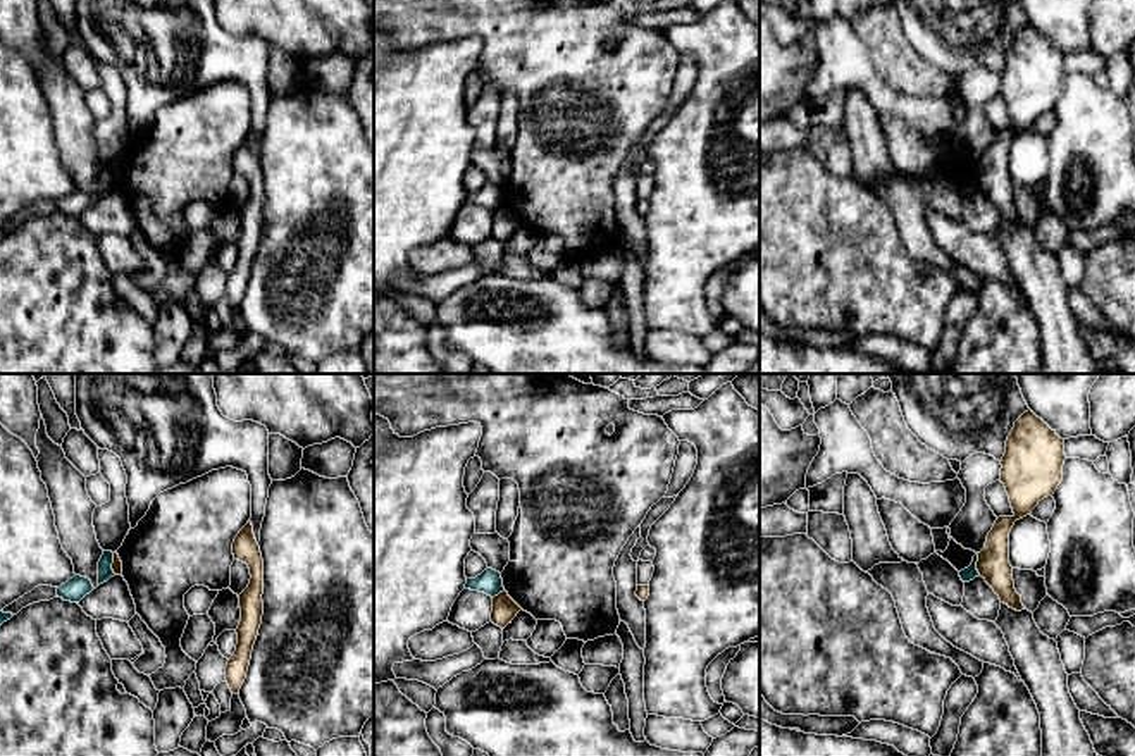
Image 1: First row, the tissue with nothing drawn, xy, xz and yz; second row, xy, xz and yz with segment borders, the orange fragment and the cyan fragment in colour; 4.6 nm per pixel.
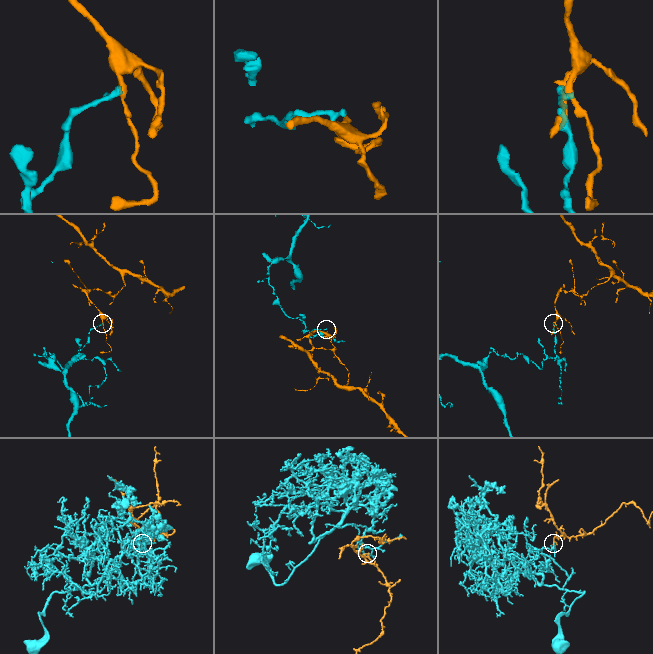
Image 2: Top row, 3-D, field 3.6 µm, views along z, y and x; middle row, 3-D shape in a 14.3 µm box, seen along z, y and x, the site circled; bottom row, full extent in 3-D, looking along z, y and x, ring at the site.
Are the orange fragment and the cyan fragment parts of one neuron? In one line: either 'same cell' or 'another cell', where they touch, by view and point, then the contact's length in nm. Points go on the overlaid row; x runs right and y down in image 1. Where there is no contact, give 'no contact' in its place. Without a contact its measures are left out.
another cell | yz (977, 563) | 110 nm

